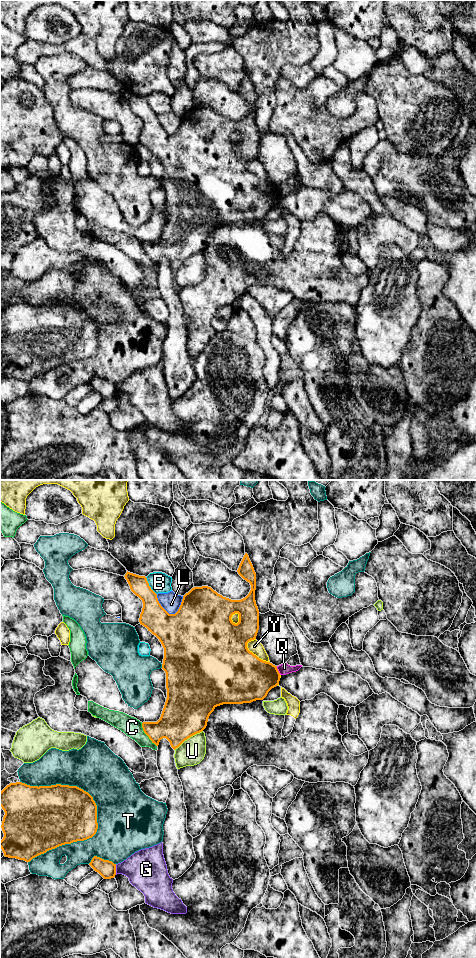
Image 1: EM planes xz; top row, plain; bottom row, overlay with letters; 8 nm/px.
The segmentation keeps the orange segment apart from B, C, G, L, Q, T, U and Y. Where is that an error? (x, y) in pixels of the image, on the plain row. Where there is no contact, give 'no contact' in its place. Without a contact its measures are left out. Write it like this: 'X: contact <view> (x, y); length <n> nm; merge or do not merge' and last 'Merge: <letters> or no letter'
B: contact xz (149, 106); length 170 nm; do not merge
C: contact xz (146, 254); length 220 nm; do not merge
G: contact xz (115, 389); length 90 nm; do not merge
L: contact xz (170, 134); length 220 nm; do not merge
Q: contact xz (277, 190); length 80 nm; do not merge
T: contact xz (82, 360); length 750 nm; do not merge
U: contact xz (188, 257); length 280 nm; do not merge
Y: contact xz (255, 175); length 240 nm; do not merge
Merge: no letter

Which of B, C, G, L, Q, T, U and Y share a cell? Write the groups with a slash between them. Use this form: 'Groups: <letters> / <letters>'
Groups: B / C / G / L / Q / T / U / Y

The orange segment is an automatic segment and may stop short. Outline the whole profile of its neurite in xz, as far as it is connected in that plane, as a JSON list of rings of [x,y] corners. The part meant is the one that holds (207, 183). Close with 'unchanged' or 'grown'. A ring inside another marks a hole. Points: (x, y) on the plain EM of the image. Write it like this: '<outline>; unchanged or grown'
[[[245,73],[238,94],[251,105],[249,114],[241,120],[223,117],[211,107],[194,107],[183,116],[181,125],[175,134],[169,134],[159,123],[157,114],[151,109],[147,98],[127,91],[127,100],[131,111],[143,122],[139,142],[161,162],[164,168],[162,189],[166,193],[167,219],[157,242],[143,242],[144,253],[156,266],[166,258],[175,270],[191,256],[202,252],[210,234],[217,226],[223,224],[243,224],[263,220],[268,212],[280,201],[277,186],[259,179],[247,168],[247,163],[256,159],[259,150],[259,130],[255,121],[256,93],[247,73]],[[233,134],[239,134],[239,142],[233,143]]]; unchanged

